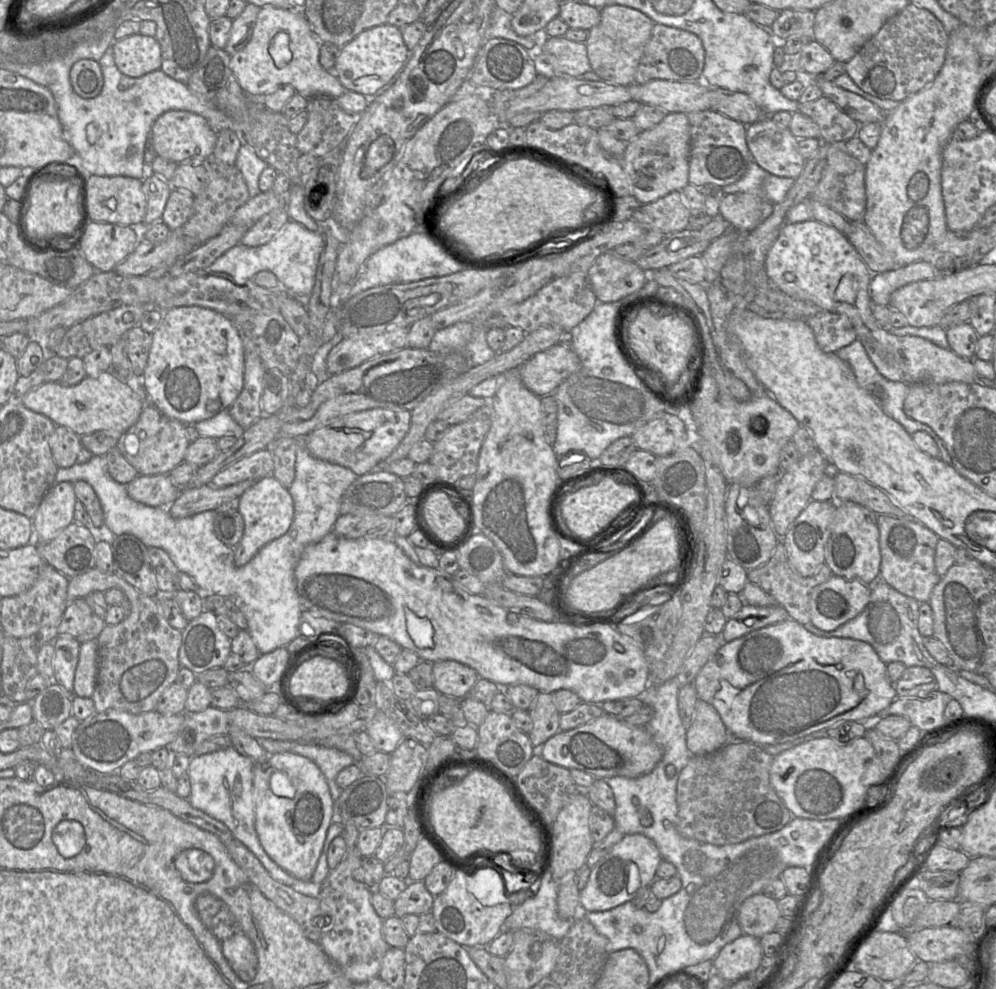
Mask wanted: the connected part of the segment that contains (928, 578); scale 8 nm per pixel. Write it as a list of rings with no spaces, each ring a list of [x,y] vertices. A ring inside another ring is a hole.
[[[881,514],[877,517],[881,555],[880,577],[901,594],[919,603],[929,601],[935,585],[941,577],[935,570],[935,551],[939,537],[910,516],[897,518]]]

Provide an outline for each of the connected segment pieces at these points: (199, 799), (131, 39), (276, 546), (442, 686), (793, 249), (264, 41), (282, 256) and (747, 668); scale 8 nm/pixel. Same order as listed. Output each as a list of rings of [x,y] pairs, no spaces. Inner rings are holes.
[[[233,746],[203,755],[191,757],[188,775],[191,784],[190,804],[225,824],[233,837],[241,841],[262,863],[270,875],[277,881],[290,886],[307,882],[300,880],[276,864],[262,847],[255,828],[254,803],[254,767],[255,762],[240,754]]]
[[[133,34],[115,40],[112,49],[117,68],[129,77],[141,77],[161,68],[161,46],[153,36]]]
[[[298,439],[295,462],[295,478],[288,491],[294,503],[294,518],[288,531],[281,537],[263,546],[244,566],[234,564],[234,548],[221,542],[214,532],[214,511],[204,511],[186,518],[173,518],[167,508],[155,508],[133,500],[127,493],[127,487],[115,481],[108,473],[105,456],[95,456],[84,464],[75,463],[69,468],[59,468],[55,483],[77,481],[89,483],[98,496],[103,514],[104,525],[116,536],[131,534],[140,539],[144,545],[157,547],[168,553],[179,571],[189,575],[197,585],[202,600],[210,595],[221,595],[230,598],[245,616],[249,632],[260,654],[269,653],[279,647],[286,647],[299,636],[299,619],[303,607],[296,590],[295,567],[305,549],[310,544],[321,541],[333,530],[340,516],[341,500],[347,488],[357,479],[358,475],[347,467],[330,463],[314,457],[302,439]]]
[[[454,660],[433,664],[434,688],[440,694],[457,699],[465,698],[480,678],[473,668]]]
[[[814,219],[785,223],[770,248],[765,271],[787,295],[810,301],[821,310],[845,314],[875,368],[885,379],[908,385],[915,383],[973,383],[978,376],[973,359],[964,359],[917,336],[895,336],[881,329],[872,315],[869,295],[871,272],[846,235]]]
[[[263,6],[260,8],[254,30],[249,42],[230,59],[230,68],[233,71],[239,85],[250,98],[262,98],[265,94],[273,92],[280,85],[289,84],[293,86],[297,93],[306,99],[313,97],[338,98],[345,92],[337,77],[330,75],[320,62],[321,42],[315,37],[311,26],[305,16],[299,10],[276,8],[273,6]],[[285,31],[289,35],[289,48],[292,52],[291,61],[284,67],[278,67],[270,55],[270,46],[275,35]]]
[[[289,219],[266,244],[248,247],[239,243],[217,258],[209,269],[227,273],[238,283],[252,280],[260,271],[270,271],[277,277],[281,287],[302,302],[312,291],[322,247],[323,237],[320,233],[312,232],[302,224]]]
[[[791,618],[725,642],[702,667],[693,685],[699,700],[717,710],[732,740],[760,746],[798,739],[846,721],[874,721],[897,698],[887,664],[870,644],[851,638],[821,637]]]

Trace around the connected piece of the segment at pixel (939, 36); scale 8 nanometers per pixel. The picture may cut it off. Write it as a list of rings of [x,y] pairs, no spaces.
[[[910,3],[846,63],[846,74],[864,92],[901,102],[935,79],[944,64],[948,40],[949,34],[932,13]]]

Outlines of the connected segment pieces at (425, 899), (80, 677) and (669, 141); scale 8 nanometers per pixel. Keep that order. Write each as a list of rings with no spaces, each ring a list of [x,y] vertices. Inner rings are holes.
[[[407,881],[406,889],[395,902],[395,915],[402,918],[409,914],[421,915],[430,912],[434,898],[424,881]]]
[[[98,640],[80,644],[79,661],[74,676],[73,695],[91,698],[97,682]]]
[[[668,113],[649,130],[627,142],[623,168],[631,181],[631,195],[648,204],[674,191],[682,191],[689,184],[690,123],[687,114]]]

